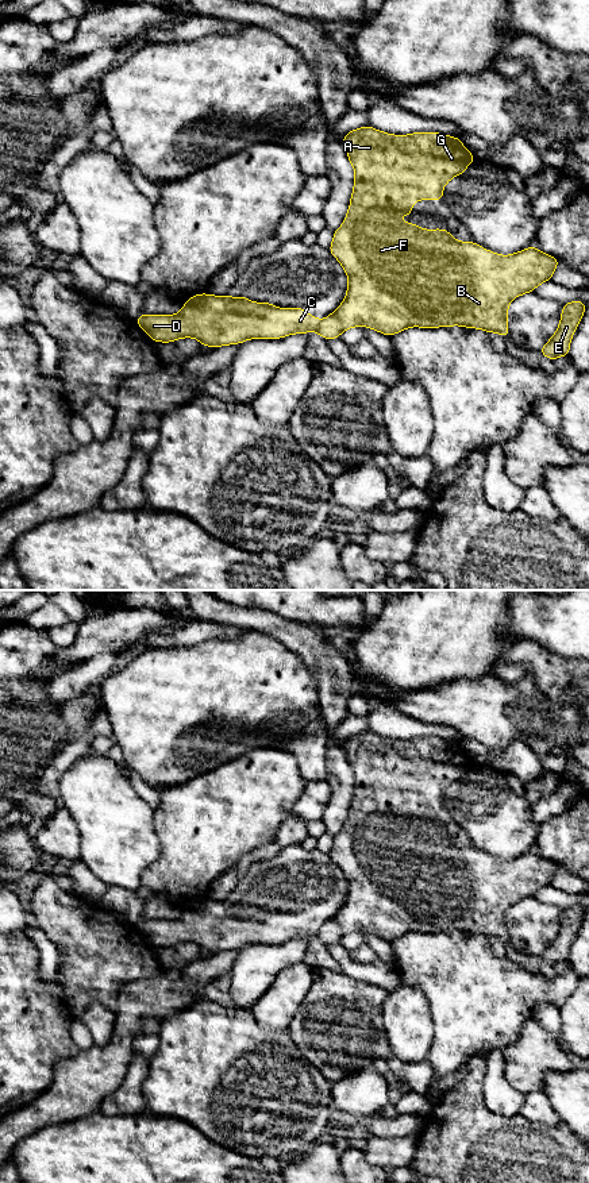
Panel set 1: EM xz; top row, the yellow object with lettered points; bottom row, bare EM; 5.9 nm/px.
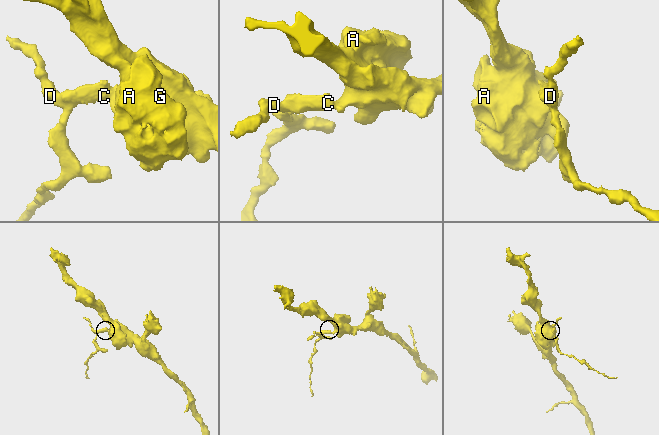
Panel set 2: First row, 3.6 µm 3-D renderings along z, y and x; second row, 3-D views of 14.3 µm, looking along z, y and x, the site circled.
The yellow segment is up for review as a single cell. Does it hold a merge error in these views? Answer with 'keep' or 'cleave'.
cleave

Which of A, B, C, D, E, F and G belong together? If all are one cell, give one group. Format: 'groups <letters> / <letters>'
groups A B E F G / C D

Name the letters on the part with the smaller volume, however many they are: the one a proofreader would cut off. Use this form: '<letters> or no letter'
C, D

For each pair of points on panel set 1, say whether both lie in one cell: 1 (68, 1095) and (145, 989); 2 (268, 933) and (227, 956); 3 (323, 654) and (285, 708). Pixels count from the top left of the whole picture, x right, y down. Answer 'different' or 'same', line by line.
1: same
2: different
3: different

